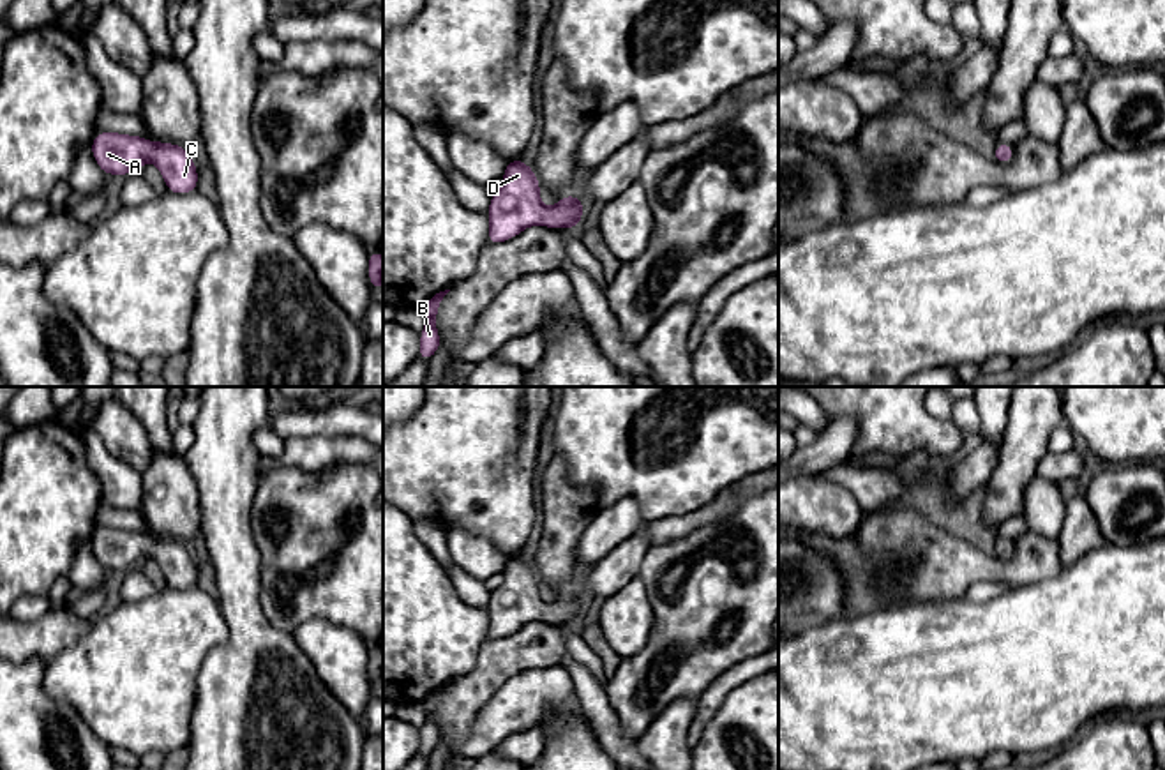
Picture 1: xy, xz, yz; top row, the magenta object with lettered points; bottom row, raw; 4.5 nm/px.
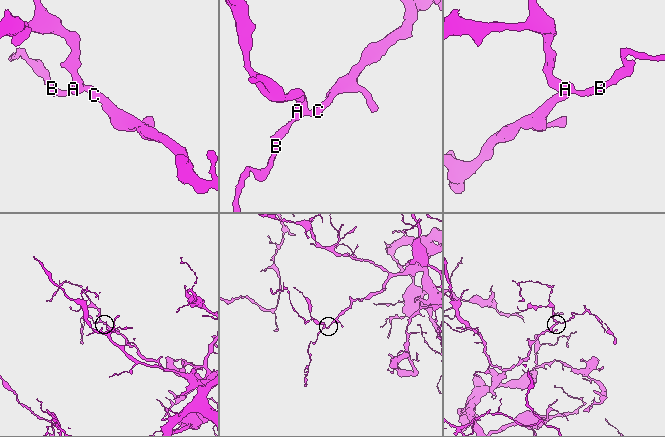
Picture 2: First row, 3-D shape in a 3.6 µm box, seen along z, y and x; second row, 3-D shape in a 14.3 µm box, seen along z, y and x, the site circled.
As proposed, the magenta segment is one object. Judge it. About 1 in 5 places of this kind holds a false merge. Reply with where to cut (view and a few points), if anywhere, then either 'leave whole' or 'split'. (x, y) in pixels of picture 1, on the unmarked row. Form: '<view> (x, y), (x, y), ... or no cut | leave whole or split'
no cut | leave whole

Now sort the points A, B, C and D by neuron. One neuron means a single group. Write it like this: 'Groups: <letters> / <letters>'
Groups: A B C D

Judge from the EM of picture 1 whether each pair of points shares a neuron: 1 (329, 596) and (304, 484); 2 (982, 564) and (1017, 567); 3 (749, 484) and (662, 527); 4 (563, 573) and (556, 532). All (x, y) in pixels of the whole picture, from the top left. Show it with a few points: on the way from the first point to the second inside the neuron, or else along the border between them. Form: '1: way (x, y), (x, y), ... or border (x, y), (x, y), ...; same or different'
1: way (300, 567), (300, 513); same
2: way (991, 567), (1008, 567); same
3: way (728, 500), (719, 509), (683, 525); same
4: way (556, 562), (556, 543); same

